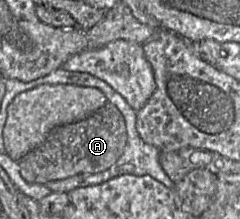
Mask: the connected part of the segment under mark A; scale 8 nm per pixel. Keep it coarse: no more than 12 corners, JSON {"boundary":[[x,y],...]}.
{"boundary":[[106,103],[53,129],[18,162],[27,183],[117,162],[125,120]]}

